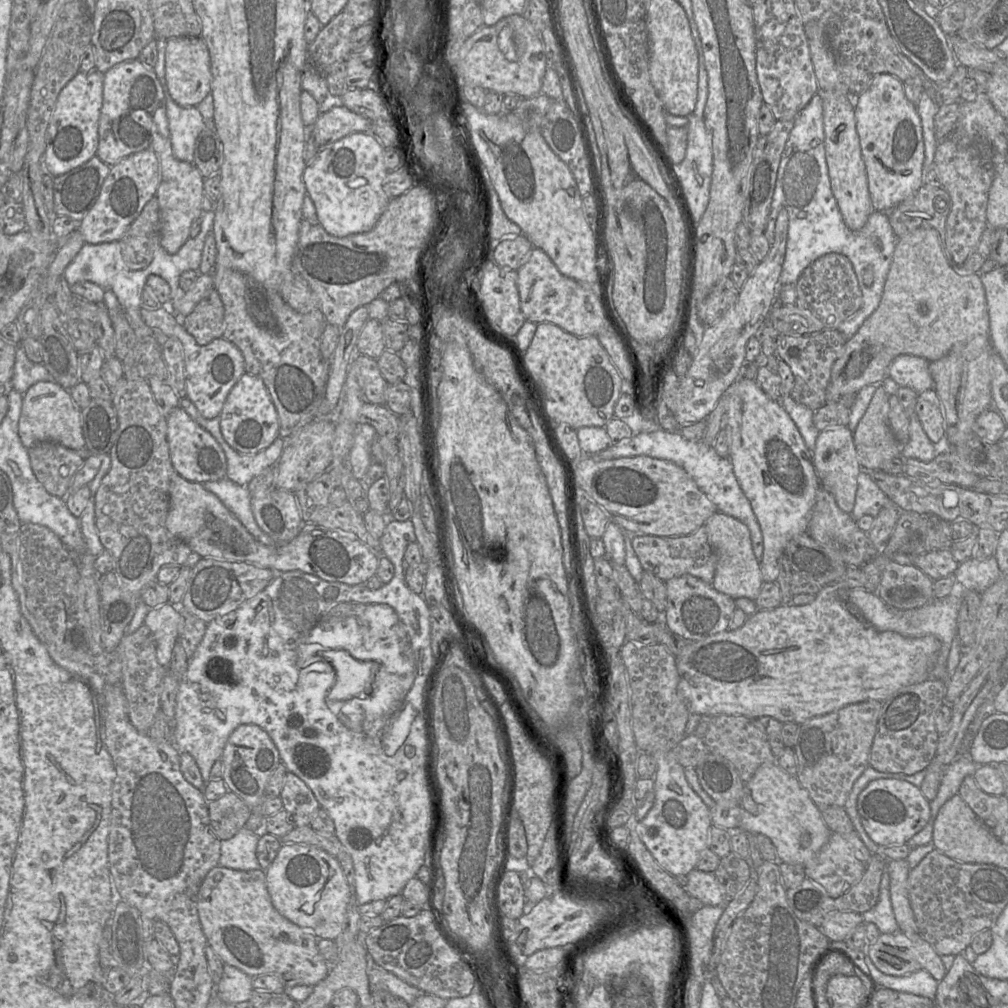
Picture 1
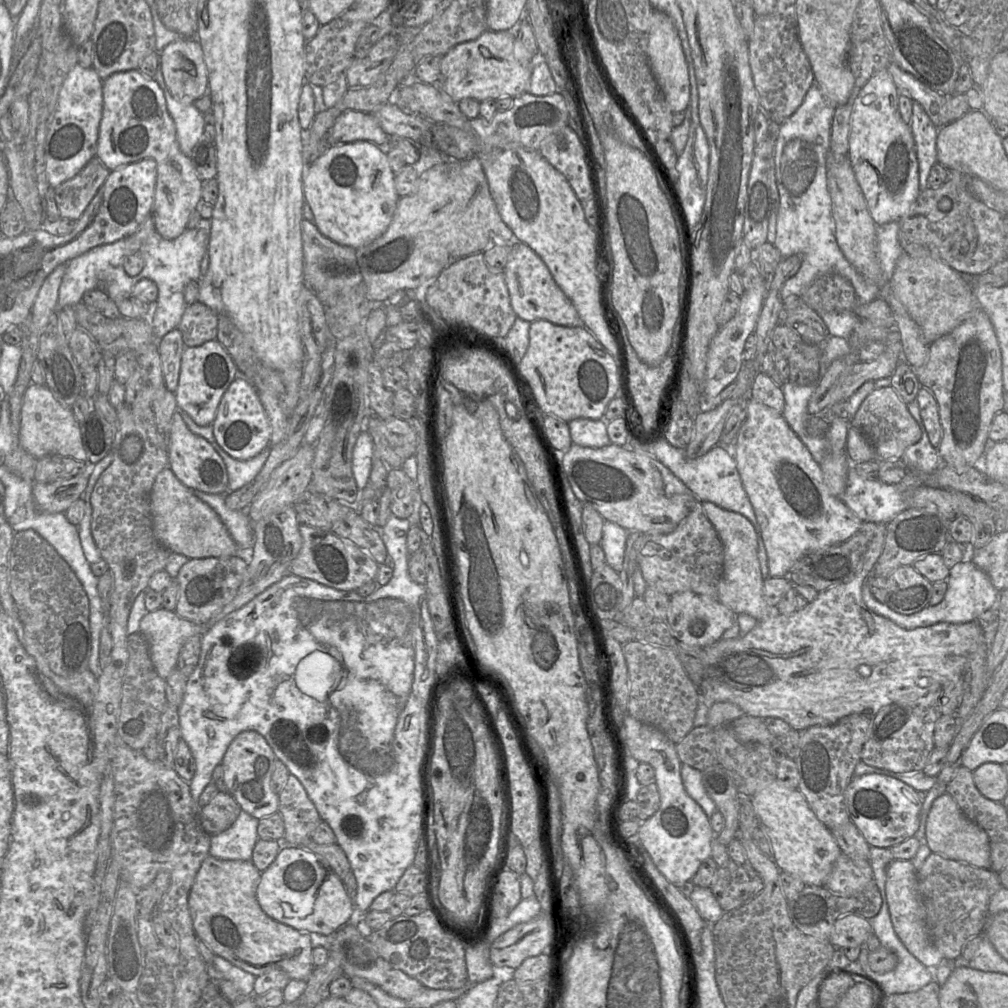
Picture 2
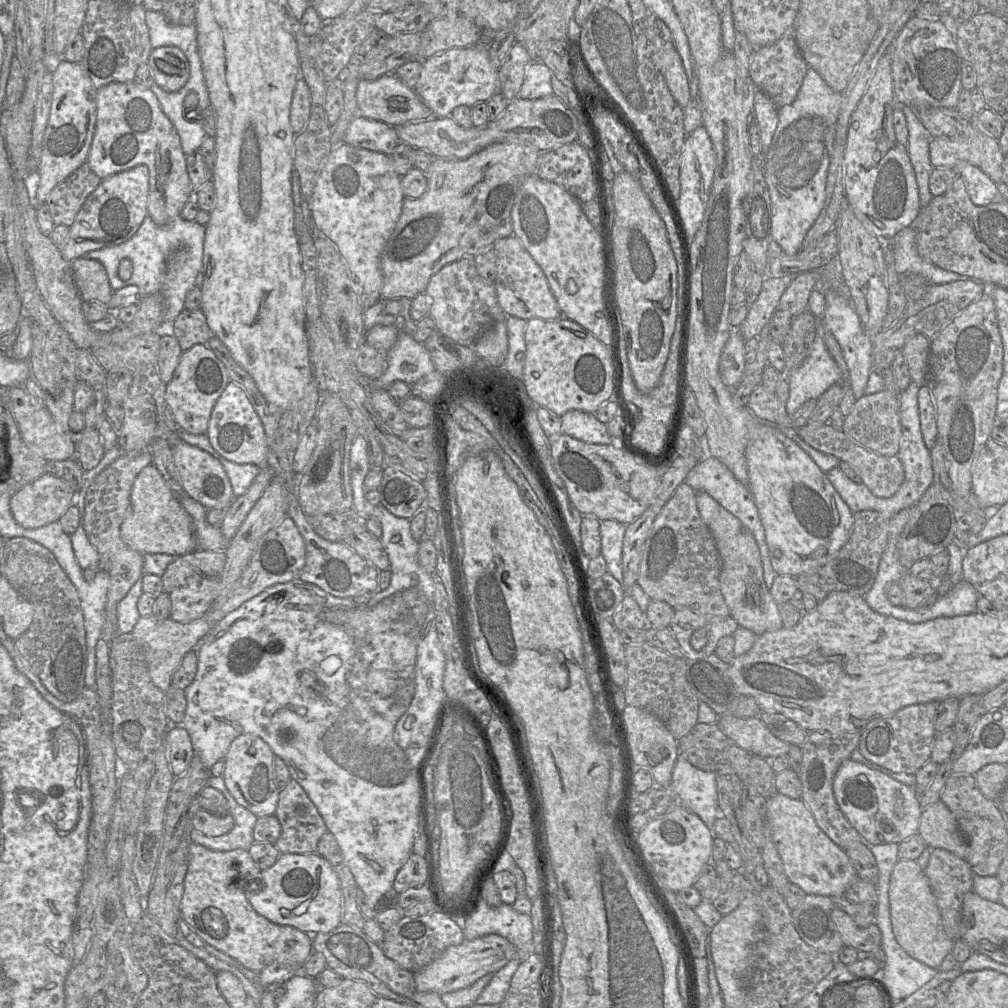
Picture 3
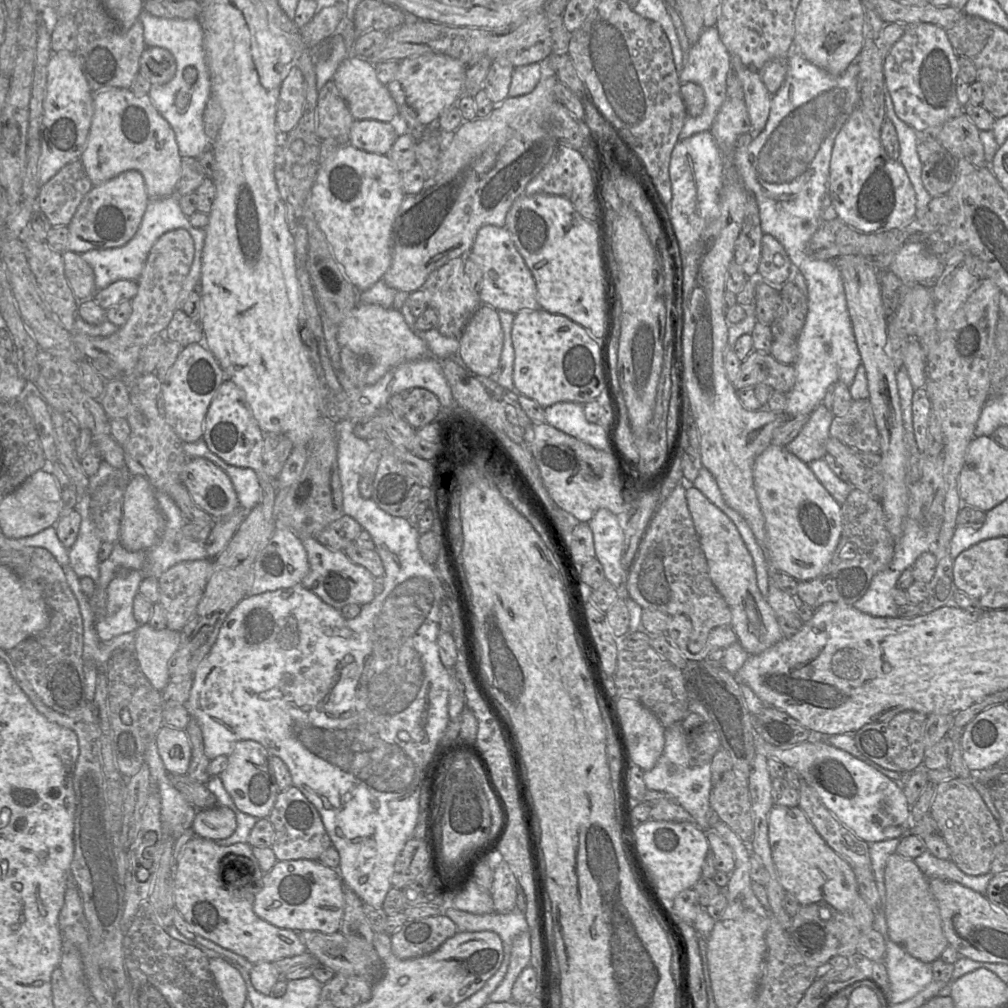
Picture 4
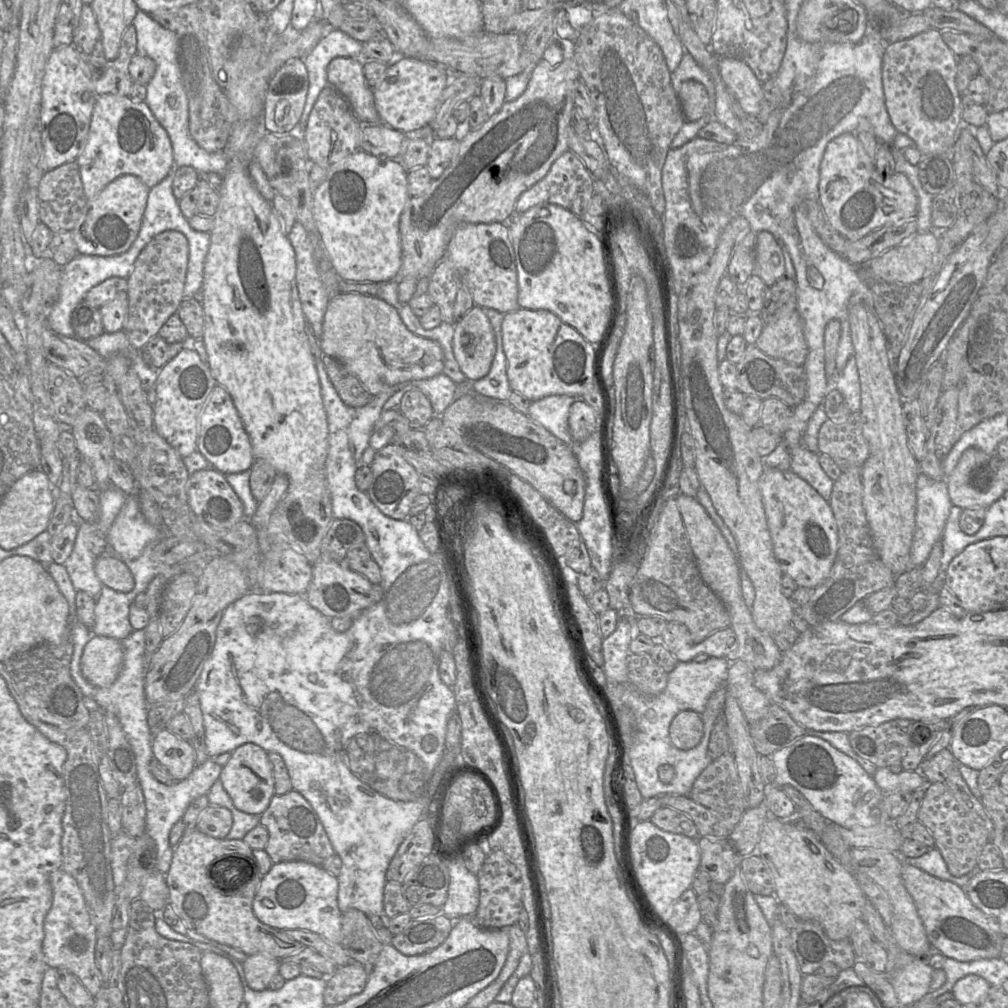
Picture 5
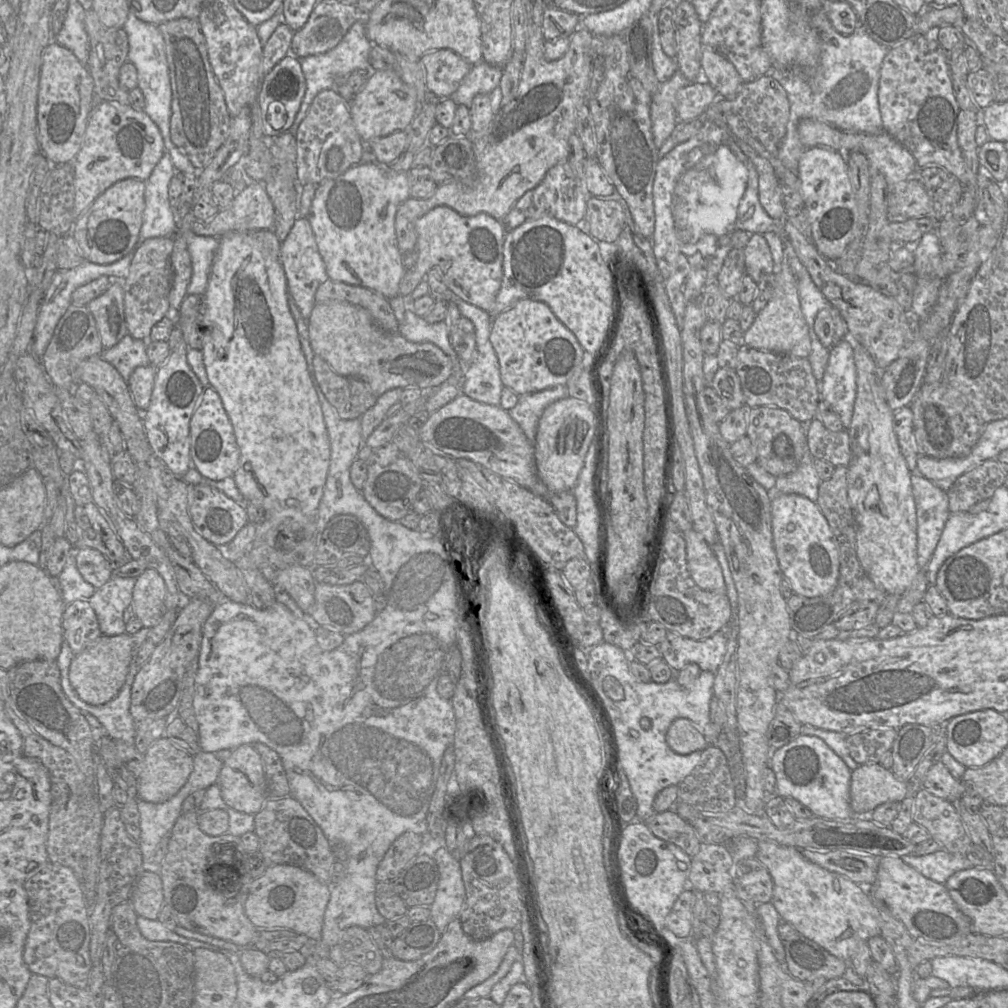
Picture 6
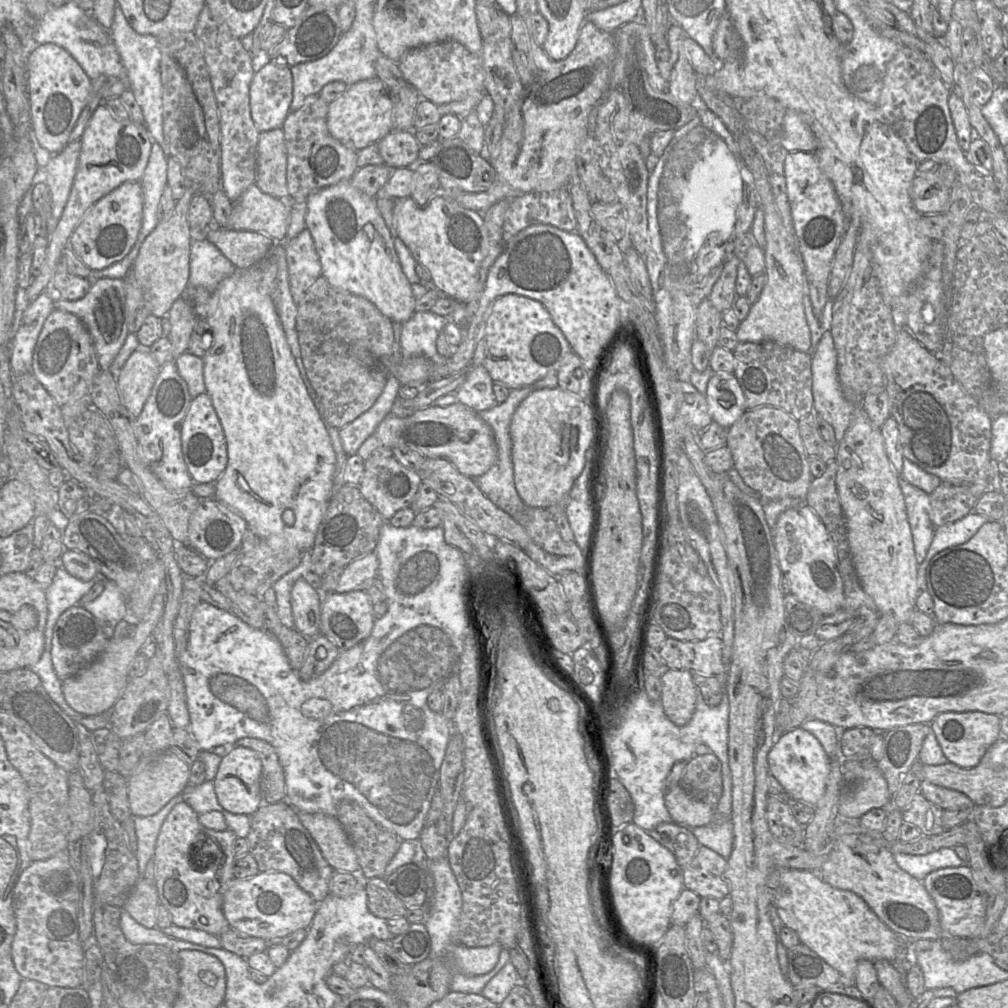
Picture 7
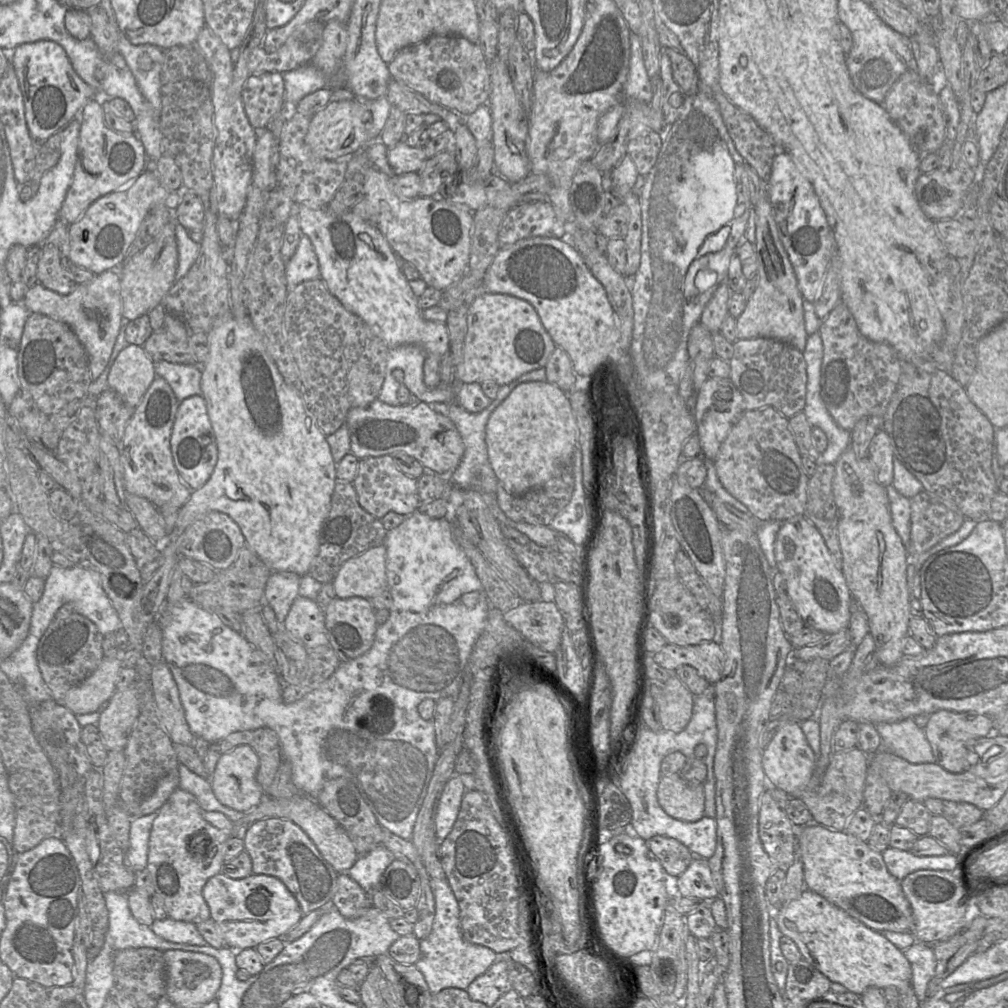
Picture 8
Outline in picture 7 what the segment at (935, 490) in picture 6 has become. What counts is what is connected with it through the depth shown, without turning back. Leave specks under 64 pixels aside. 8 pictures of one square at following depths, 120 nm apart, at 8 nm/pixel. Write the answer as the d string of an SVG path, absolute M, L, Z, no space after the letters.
M902 476L899 477L899 486L905 500L916 561L920 564L926 557L936 530L929 517L930 496Z

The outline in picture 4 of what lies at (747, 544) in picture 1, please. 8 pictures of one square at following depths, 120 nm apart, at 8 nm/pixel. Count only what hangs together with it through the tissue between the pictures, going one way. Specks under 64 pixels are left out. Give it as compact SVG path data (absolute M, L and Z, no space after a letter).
M689 486L686 489L685 496L702 551L706 557L709 576L730 609L732 617L731 627L736 634L737 641L750 656L760 654L780 642L783 639L783 636L779 628L778 618L775 612L768 604L766 598L763 597L757 586L757 577L753 558L737 527L722 510L715 506L694 486Z

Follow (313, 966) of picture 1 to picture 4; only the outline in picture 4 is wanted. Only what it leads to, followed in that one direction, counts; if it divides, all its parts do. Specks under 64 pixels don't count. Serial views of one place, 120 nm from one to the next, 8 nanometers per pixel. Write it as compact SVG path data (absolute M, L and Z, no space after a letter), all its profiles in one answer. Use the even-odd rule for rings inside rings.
M194 836L180 852L180 858L174 869L174 907L195 935L200 935L243 956L252 964L274 962L282 958L303 954L307 949L298 932L276 927L258 917L253 910L255 896L262 888L264 874L248 843L221 846L214 840ZM228 869L237 869L243 873L243 876L239 879L233 879L235 874L229 874Z

